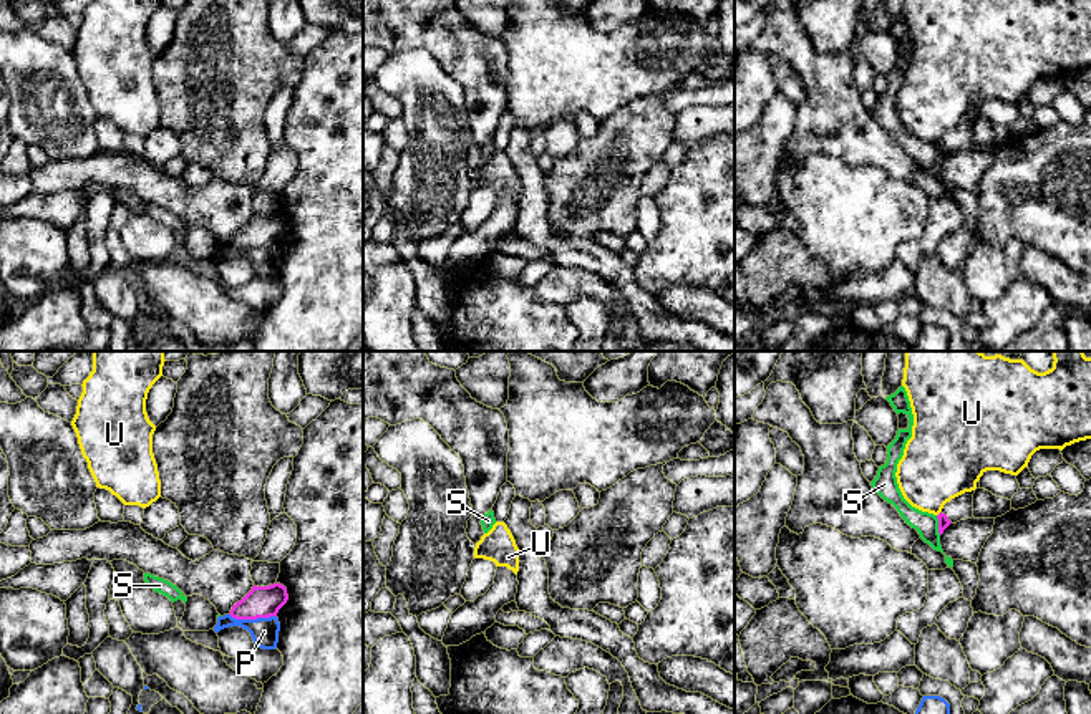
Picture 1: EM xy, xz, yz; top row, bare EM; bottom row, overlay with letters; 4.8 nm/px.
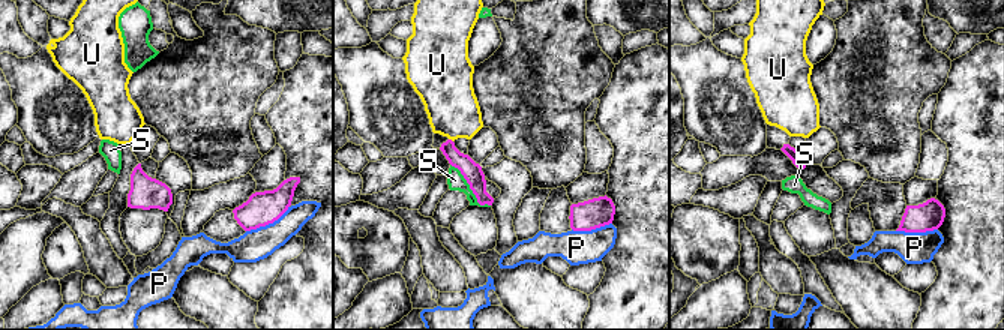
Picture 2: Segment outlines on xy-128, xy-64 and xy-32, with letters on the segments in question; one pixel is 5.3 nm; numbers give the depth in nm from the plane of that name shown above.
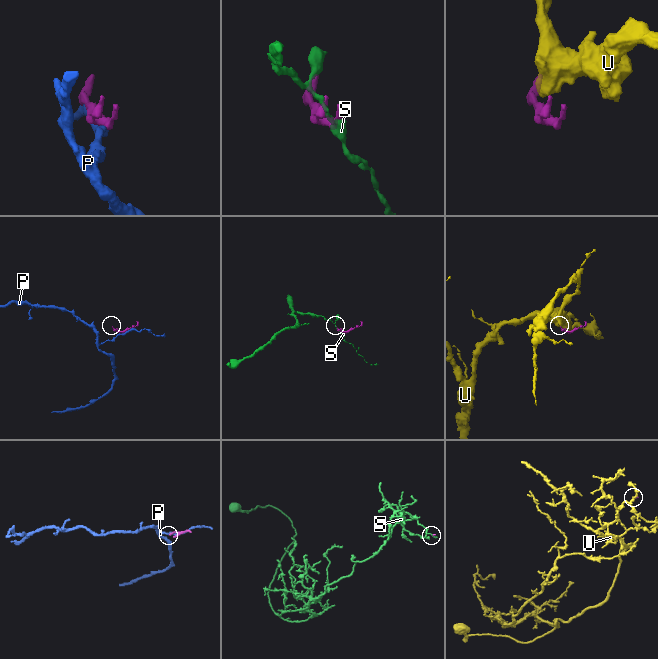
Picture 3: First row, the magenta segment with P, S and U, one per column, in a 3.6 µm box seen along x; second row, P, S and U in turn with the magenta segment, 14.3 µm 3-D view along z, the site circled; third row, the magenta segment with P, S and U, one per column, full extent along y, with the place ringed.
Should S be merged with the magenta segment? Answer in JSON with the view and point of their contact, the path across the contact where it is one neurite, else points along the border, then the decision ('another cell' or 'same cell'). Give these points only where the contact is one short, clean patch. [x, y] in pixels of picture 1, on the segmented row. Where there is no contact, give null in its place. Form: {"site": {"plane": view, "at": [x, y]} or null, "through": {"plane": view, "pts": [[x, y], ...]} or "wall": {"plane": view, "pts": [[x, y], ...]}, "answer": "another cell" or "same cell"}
{"site": {"plane": "yz", "at": [939, 525]}, "wall": {"plane": "yz", "pts": [[935, 516], [940, 534]]}, "answer": "another cell"}

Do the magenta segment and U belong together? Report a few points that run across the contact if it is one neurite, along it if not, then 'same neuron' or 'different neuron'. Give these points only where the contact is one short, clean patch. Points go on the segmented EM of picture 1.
line yz (940, 511), (937, 516); different neuron

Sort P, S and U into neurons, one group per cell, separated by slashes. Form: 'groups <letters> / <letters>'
groups P / S / U

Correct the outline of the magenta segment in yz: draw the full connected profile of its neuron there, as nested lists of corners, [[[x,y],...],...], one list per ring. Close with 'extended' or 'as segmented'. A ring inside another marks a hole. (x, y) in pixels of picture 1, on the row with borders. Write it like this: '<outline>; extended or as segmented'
[[[975,490],[965,492],[943,505],[942,512],[937,515],[940,535],[950,523],[973,517],[973,494]]]; extended

